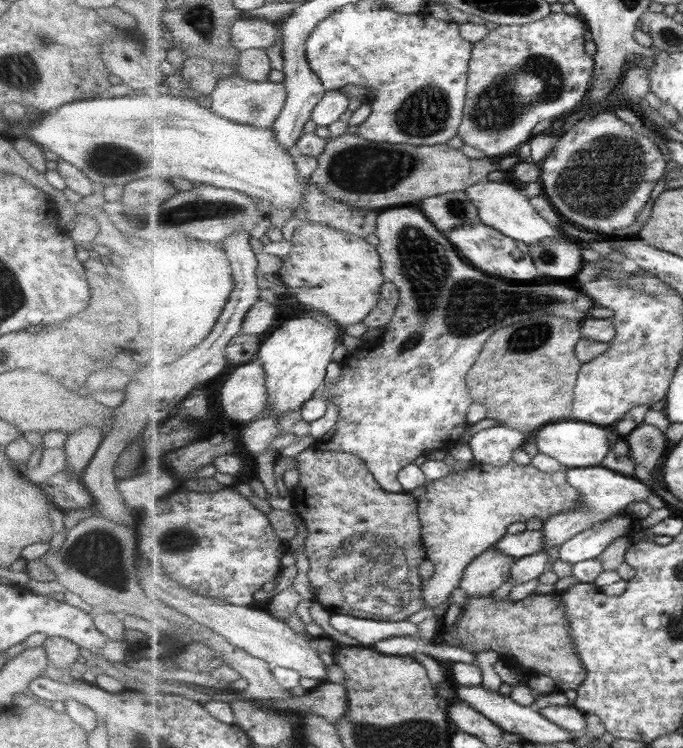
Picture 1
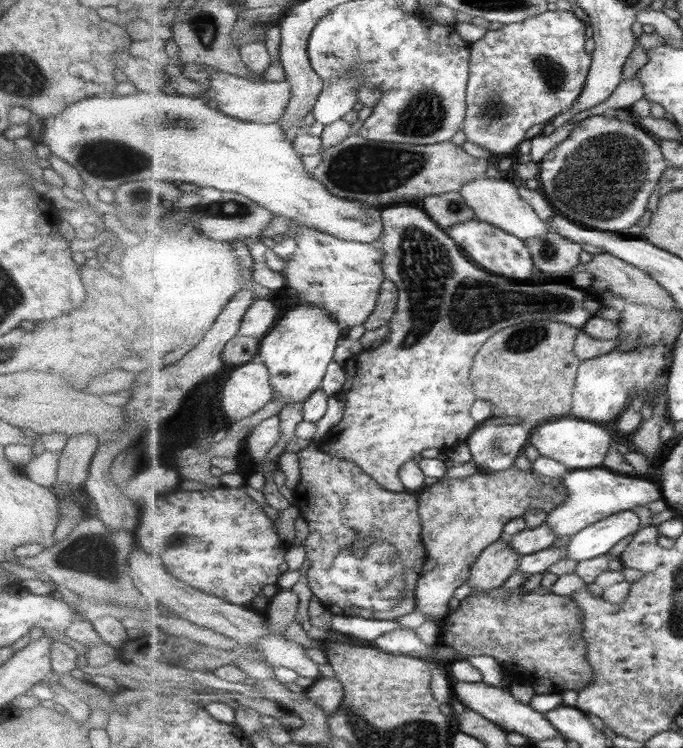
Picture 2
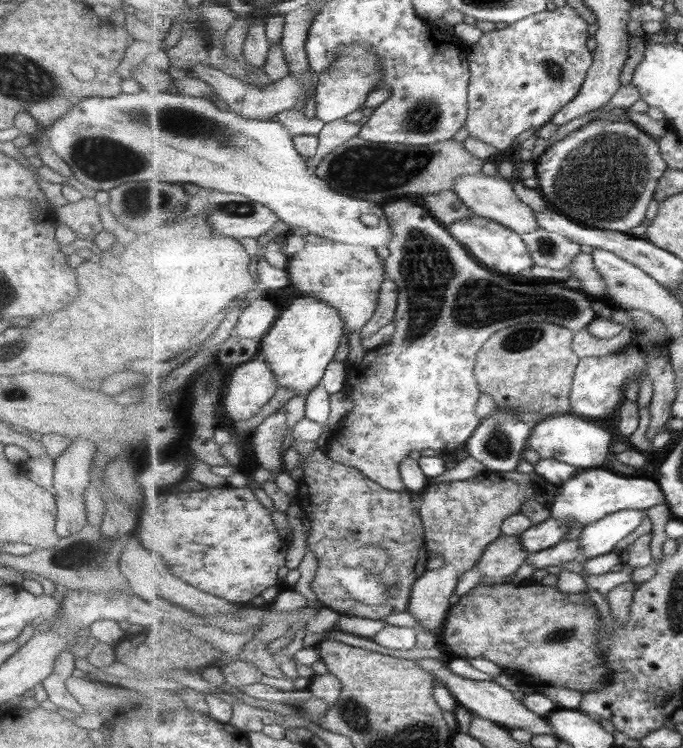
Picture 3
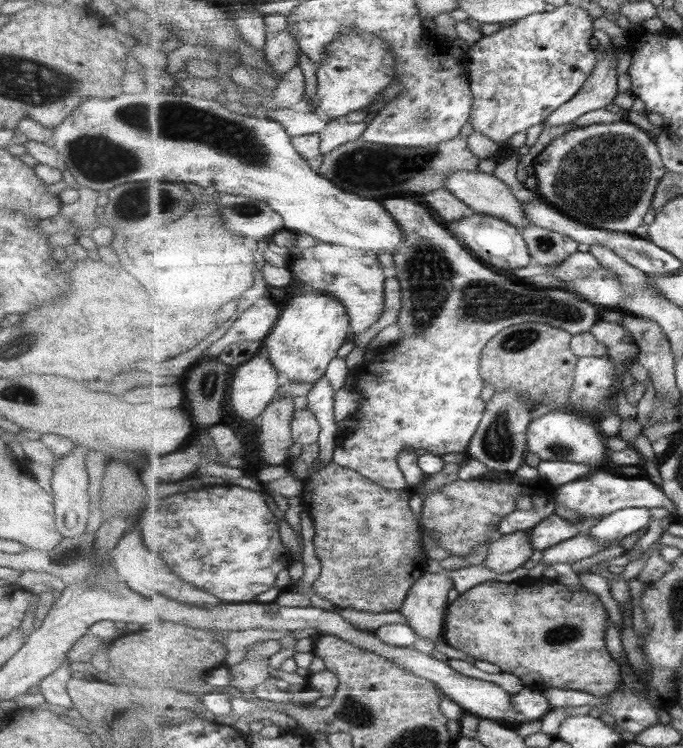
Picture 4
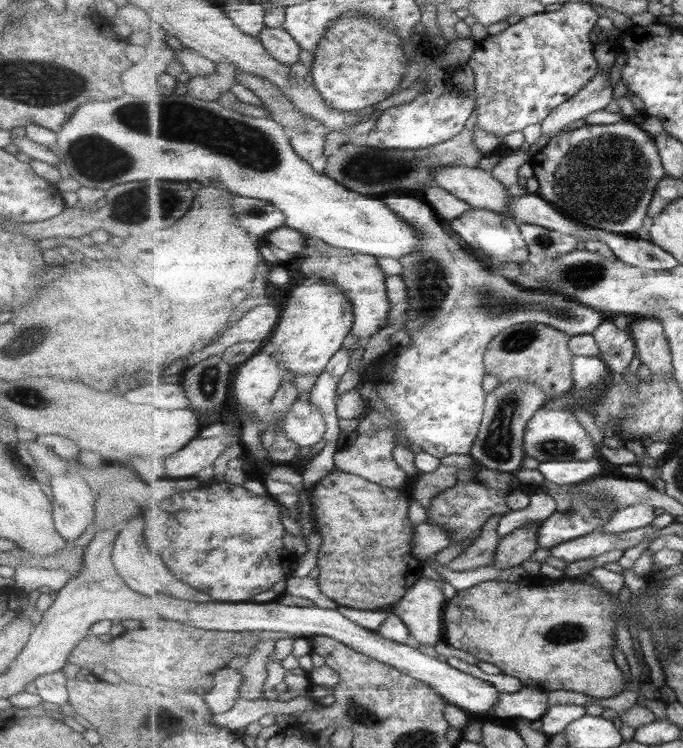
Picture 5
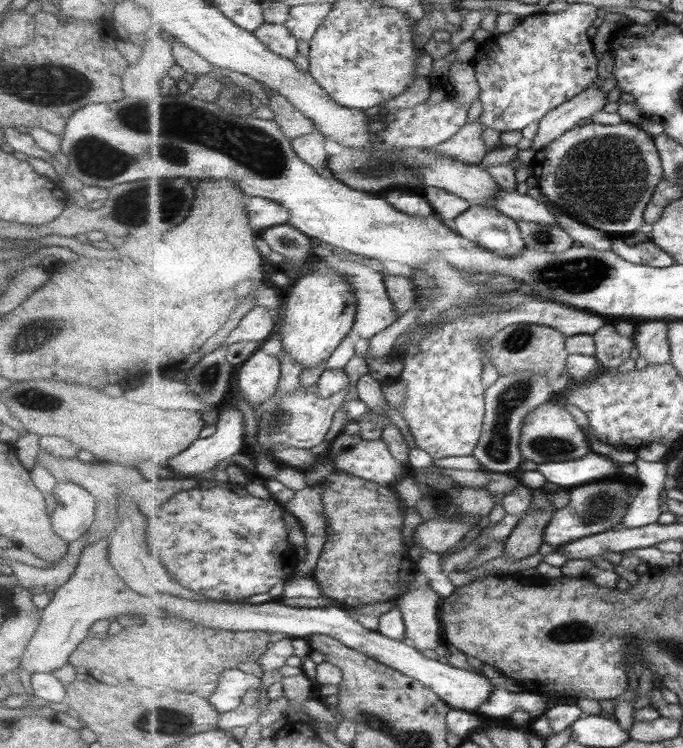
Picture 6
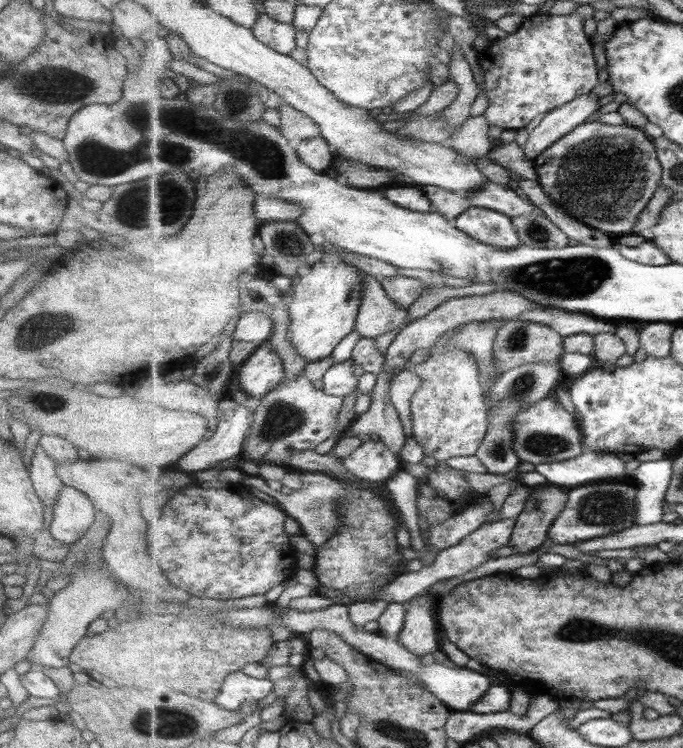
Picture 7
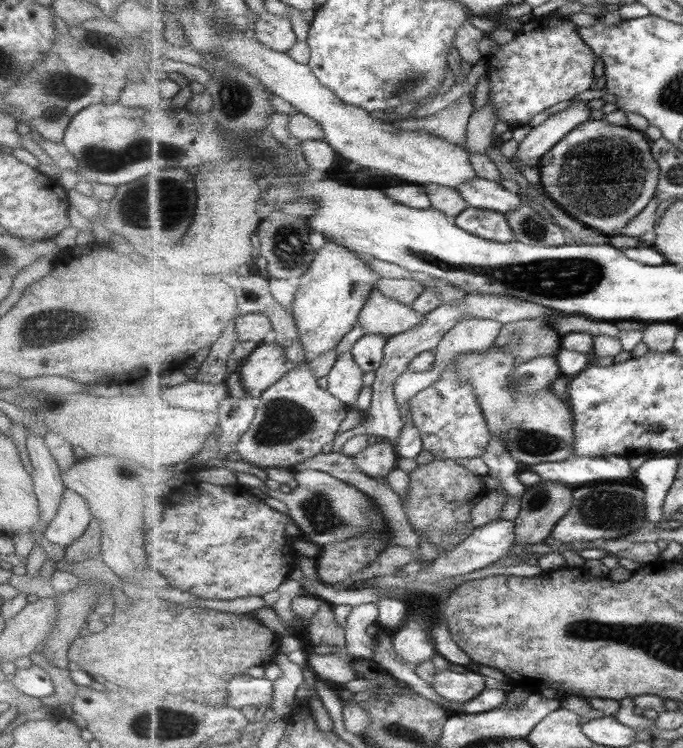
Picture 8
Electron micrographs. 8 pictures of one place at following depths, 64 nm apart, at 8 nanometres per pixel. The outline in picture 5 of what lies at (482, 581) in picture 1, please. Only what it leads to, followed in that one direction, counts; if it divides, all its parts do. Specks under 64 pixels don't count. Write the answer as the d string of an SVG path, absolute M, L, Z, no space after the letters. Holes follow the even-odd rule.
M530 523L500 539L492 566L507 571L507 568L521 566L523 562L532 558L535 550L540 547L538 531L541 526L542 523Z

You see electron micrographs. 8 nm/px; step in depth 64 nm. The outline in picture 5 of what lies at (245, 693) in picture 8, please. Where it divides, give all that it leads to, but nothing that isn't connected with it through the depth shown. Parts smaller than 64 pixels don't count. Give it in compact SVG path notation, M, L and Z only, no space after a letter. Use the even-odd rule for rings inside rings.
M229 667L215 673L215 686L203 696L214 714L229 712L237 704L243 679L245 676L240 670Z

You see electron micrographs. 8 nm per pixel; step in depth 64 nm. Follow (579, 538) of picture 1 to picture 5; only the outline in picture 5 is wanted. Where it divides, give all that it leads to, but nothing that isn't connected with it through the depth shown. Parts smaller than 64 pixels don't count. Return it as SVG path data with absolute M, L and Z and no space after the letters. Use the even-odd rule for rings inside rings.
M635 504L623 509L611 518L601 529L607 534L623 534L629 530L649 527L658 518L657 509L647 504Z

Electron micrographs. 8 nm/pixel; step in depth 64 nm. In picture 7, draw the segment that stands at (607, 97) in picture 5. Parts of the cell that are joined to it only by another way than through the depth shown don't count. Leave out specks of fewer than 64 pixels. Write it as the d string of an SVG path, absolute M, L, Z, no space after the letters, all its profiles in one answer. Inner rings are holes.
M584 94L572 102L550 111L531 131L529 140L523 149L527 158L534 161L545 150L552 147L561 137L569 134L577 126L587 123L589 116L598 113L601 108L599 96Z

